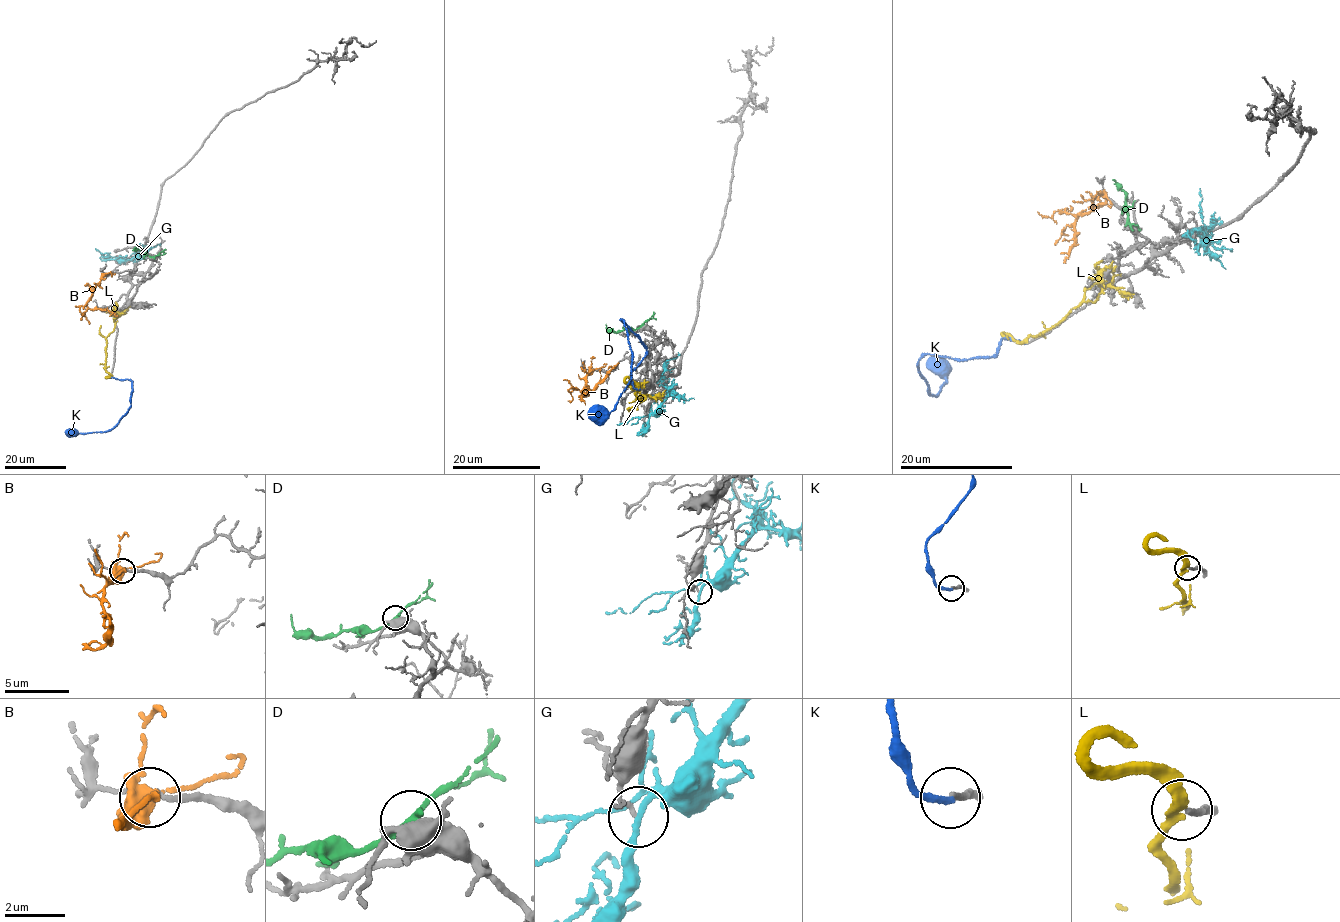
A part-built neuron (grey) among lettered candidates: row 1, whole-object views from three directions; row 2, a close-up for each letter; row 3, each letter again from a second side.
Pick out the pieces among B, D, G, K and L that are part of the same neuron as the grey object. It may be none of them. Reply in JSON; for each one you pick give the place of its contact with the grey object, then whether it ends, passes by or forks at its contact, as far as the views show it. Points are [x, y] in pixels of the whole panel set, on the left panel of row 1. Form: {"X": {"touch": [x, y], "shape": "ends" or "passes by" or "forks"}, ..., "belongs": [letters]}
{"K": {"touch": [110, 375], "shape": "ends"}, "belongs": ["K"]}

